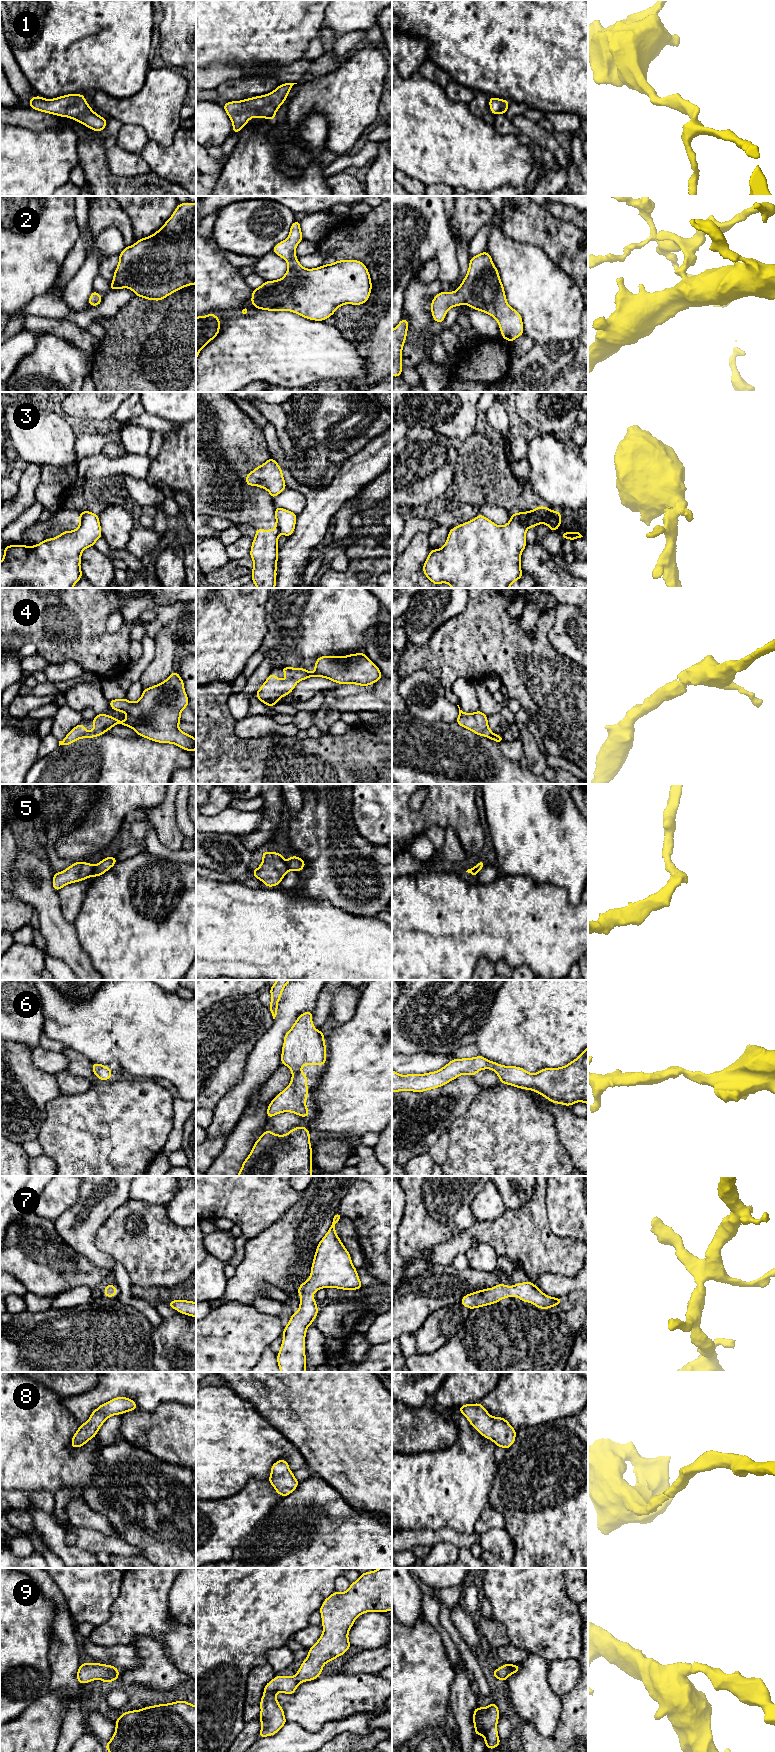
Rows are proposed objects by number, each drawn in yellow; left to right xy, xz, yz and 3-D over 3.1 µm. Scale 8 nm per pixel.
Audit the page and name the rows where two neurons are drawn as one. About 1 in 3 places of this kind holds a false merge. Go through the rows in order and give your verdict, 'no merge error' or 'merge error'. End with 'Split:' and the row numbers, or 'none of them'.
1: no merge error
2: no merge error
3: merge error
4: no merge error
5: merge error
6: no merge error
7: no merge error
8: no merge error
9: no merge error
Split: 3, 5

